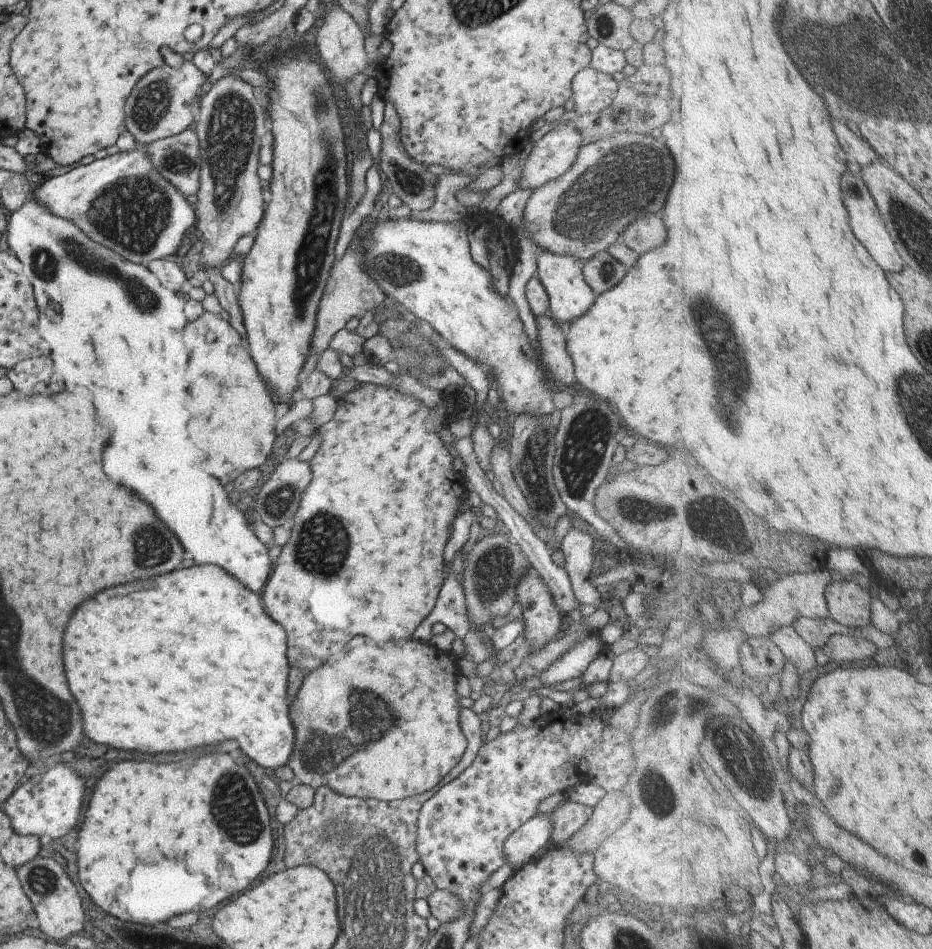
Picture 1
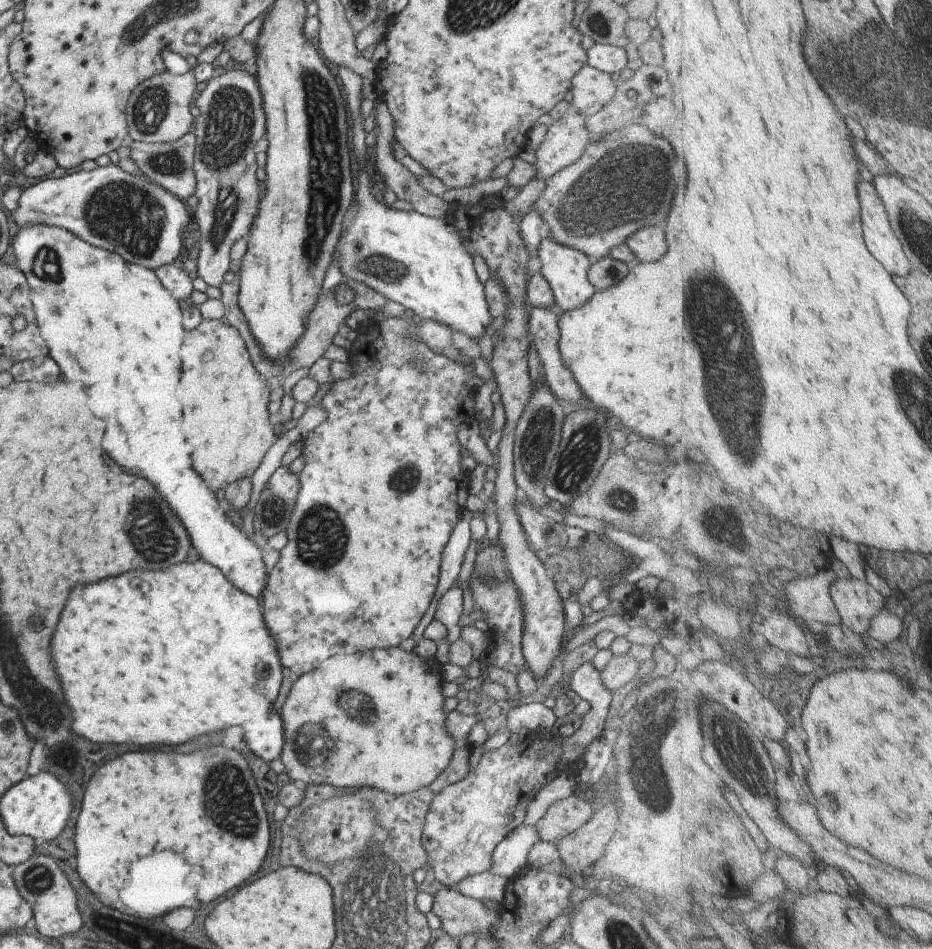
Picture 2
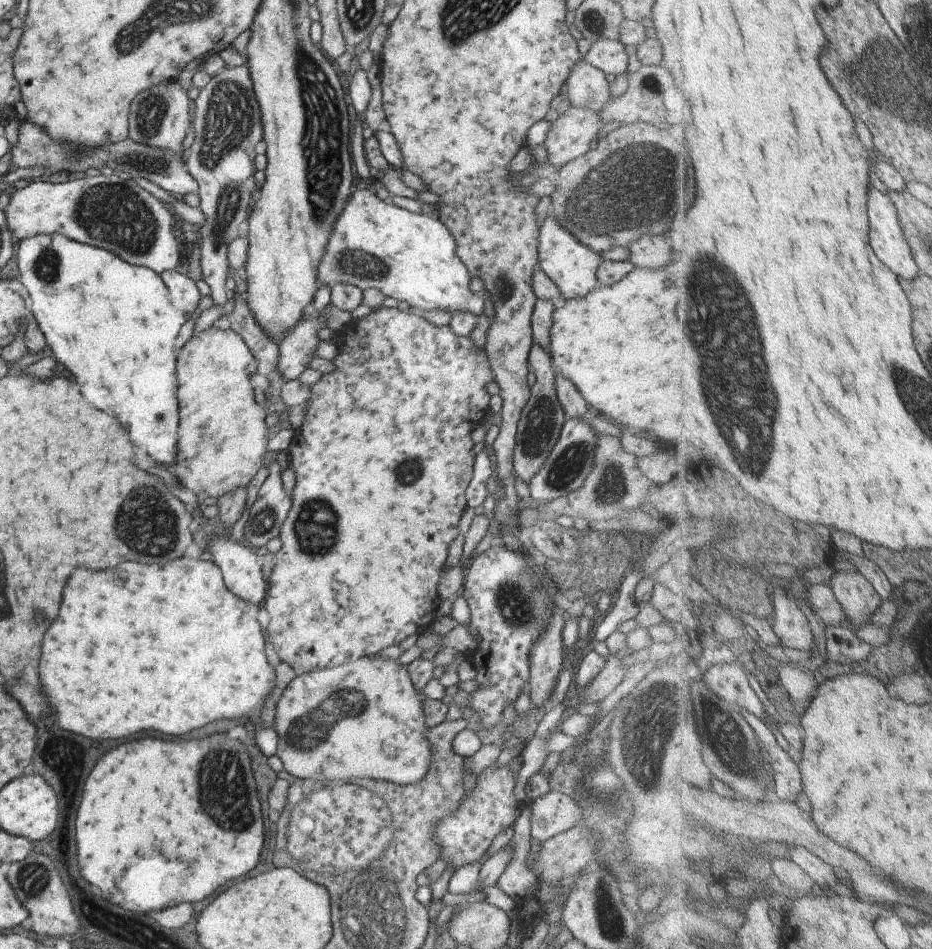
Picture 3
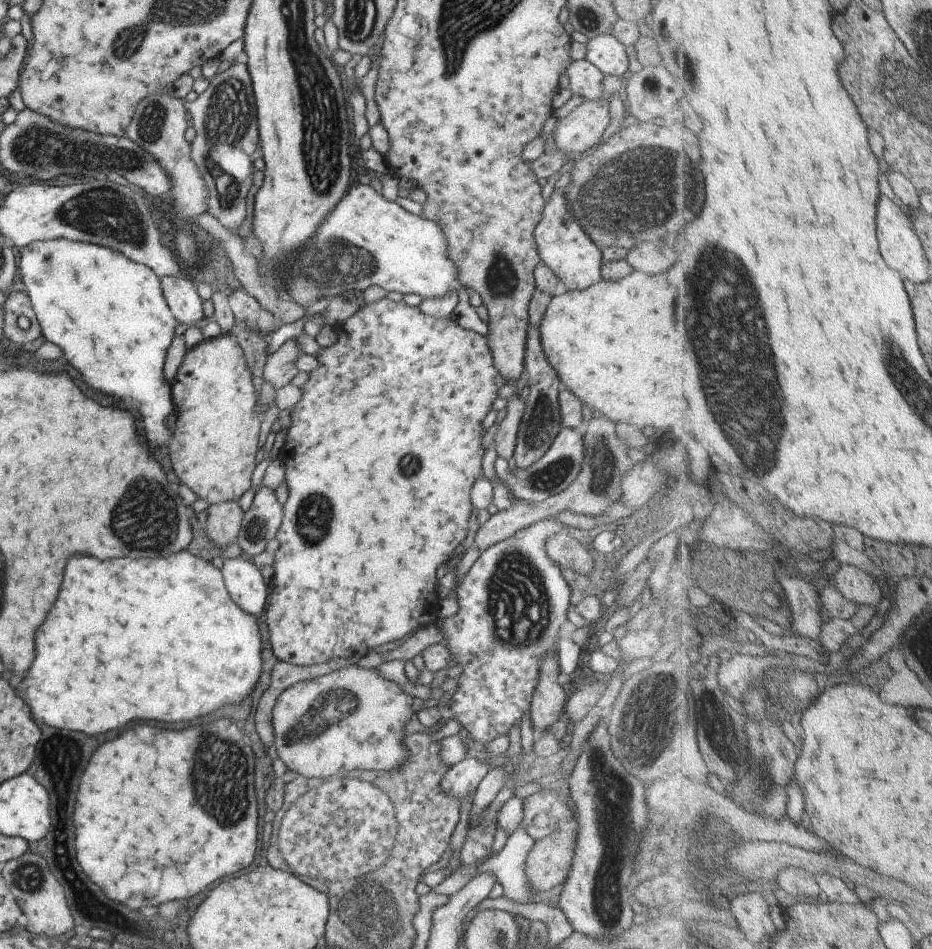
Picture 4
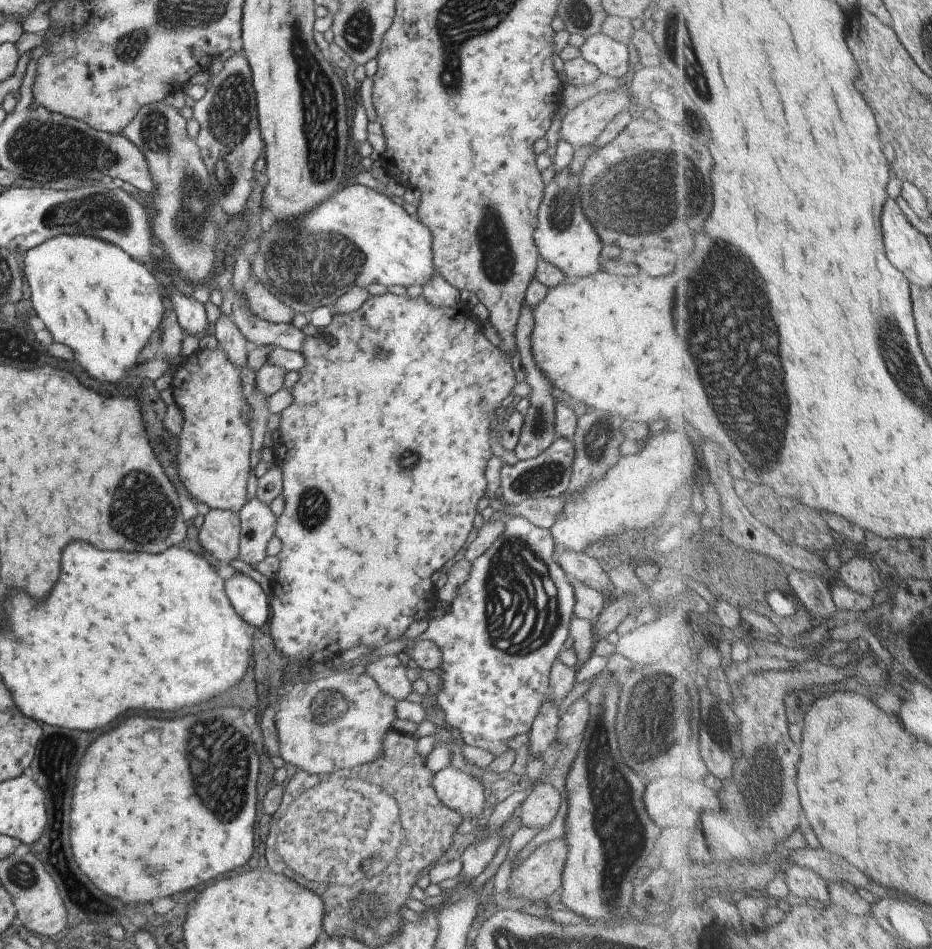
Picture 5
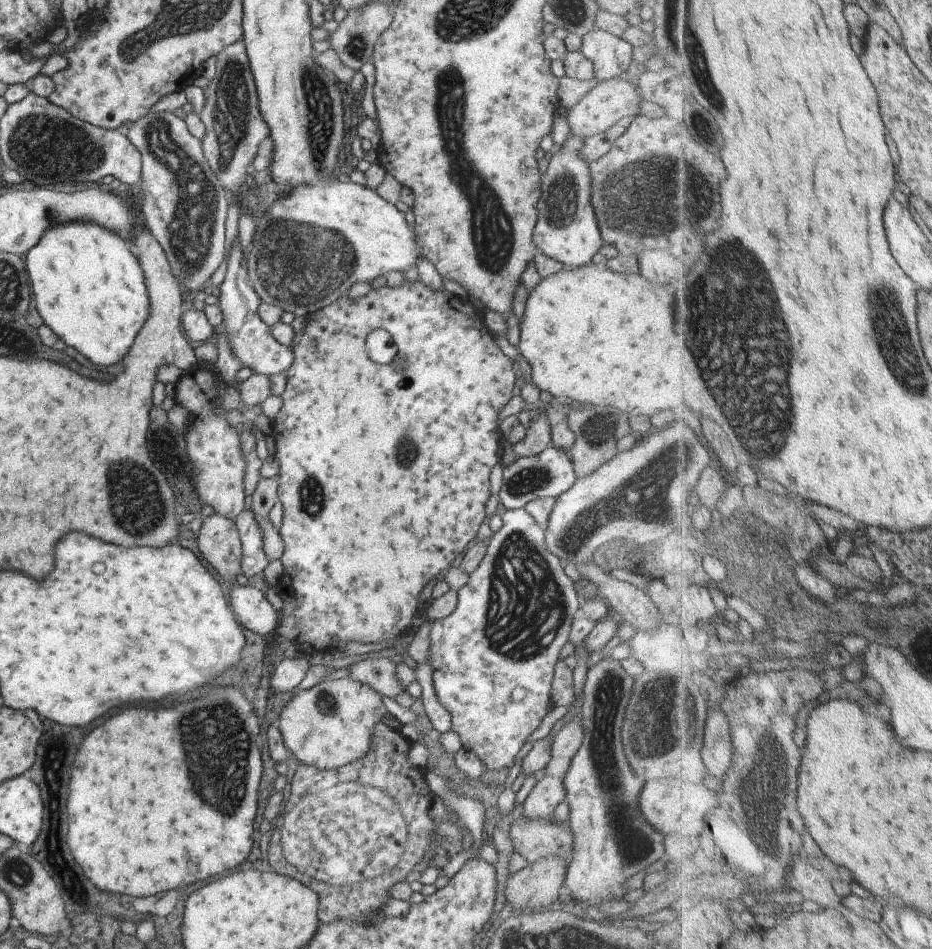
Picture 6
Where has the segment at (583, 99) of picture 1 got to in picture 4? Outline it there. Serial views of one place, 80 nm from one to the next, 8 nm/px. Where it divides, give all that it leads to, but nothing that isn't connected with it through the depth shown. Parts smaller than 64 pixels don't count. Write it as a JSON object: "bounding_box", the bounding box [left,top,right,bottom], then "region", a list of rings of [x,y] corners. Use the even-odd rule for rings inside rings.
{"bounding_box":[564,58,602,100],"region":[[[584,58],[570,60],[564,68],[567,74],[567,86],[573,95],[579,95],[584,100],[601,99],[602,72],[587,62]]]}

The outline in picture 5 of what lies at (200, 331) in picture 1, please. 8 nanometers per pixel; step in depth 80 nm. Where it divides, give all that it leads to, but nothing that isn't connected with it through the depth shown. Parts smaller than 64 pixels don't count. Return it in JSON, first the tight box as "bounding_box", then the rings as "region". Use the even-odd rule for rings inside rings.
{"bounding_box":[171,345,253,513],"region":[[[218,345],[215,350],[195,351],[177,365],[171,389],[172,386],[179,388],[185,382],[193,382],[197,390],[175,392],[175,398],[181,398],[181,402],[174,404],[184,417],[182,430],[177,436],[177,472],[180,481],[192,498],[203,502],[209,509],[238,513],[247,501],[245,486],[249,478],[250,444],[253,440],[244,415],[239,413],[247,400],[240,387],[239,367],[234,367],[226,359]],[[201,384],[205,384],[207,390],[203,390]],[[189,394],[211,396],[211,402],[189,402]]]}

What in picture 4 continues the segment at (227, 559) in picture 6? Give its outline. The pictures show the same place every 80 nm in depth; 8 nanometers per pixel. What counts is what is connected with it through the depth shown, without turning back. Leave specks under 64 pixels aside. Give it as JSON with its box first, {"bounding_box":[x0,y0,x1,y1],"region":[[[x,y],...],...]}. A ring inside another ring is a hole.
{"bounding_box":[203,501,243,550],"region":[[[227,501],[216,505],[204,506],[206,518],[203,521],[207,540],[220,550],[236,542],[243,516],[238,501]]]}

